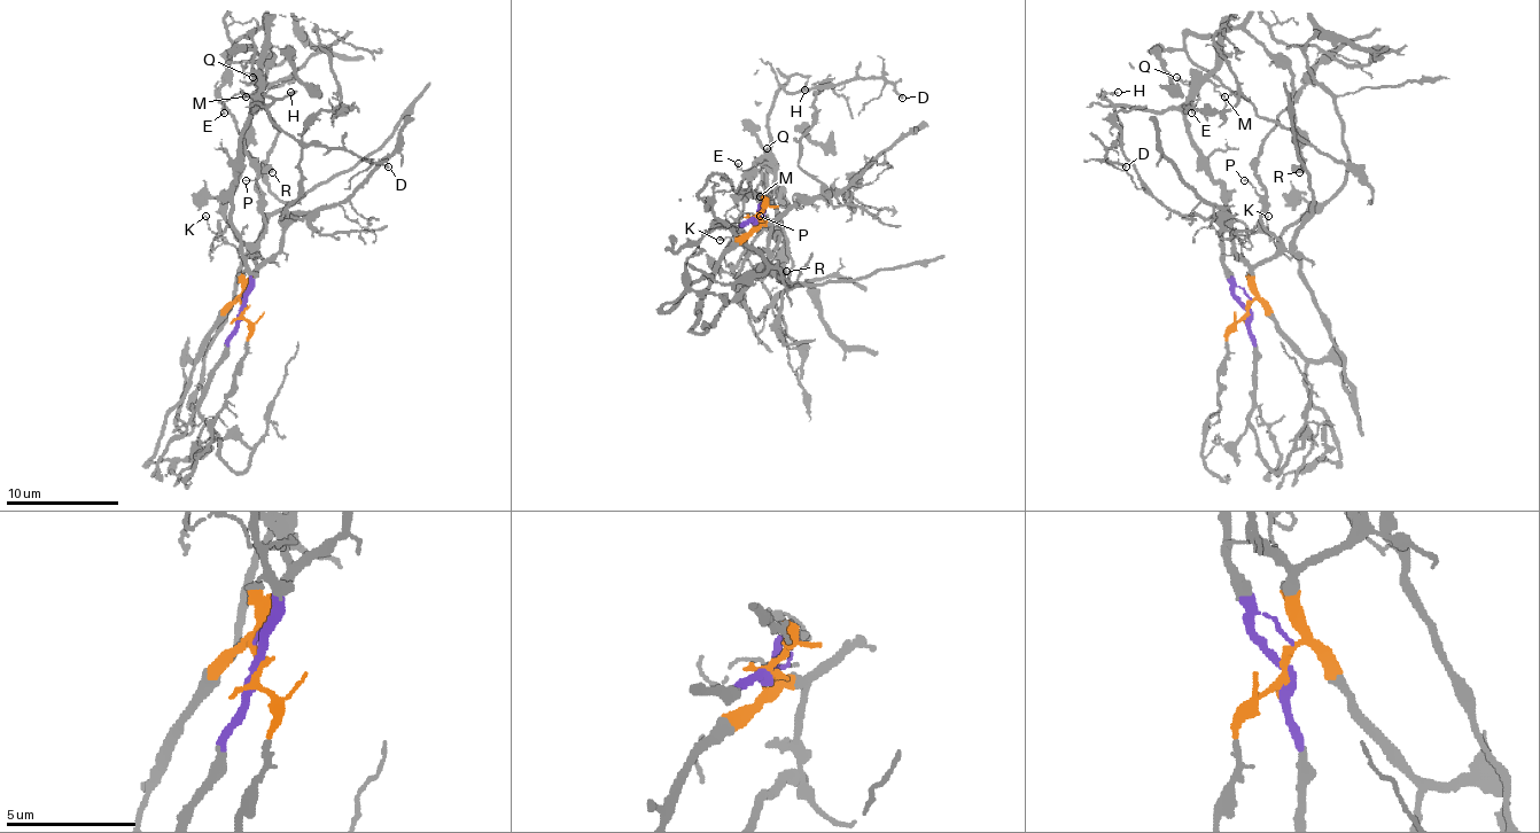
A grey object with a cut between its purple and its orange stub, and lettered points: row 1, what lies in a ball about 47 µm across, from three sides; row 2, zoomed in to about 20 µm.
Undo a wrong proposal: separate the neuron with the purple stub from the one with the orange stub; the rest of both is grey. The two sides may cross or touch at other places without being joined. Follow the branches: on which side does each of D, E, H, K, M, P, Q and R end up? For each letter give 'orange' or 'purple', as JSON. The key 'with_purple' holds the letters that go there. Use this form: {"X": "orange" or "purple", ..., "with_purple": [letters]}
{"D": "purple", "E": "purple", "H": "purple", "K": "purple", "M": "purple", "P": "orange", "Q": "purple", "R": "purple", "with_purple": ["D", "E", "H", "K", "M", "Q", "R"]}

